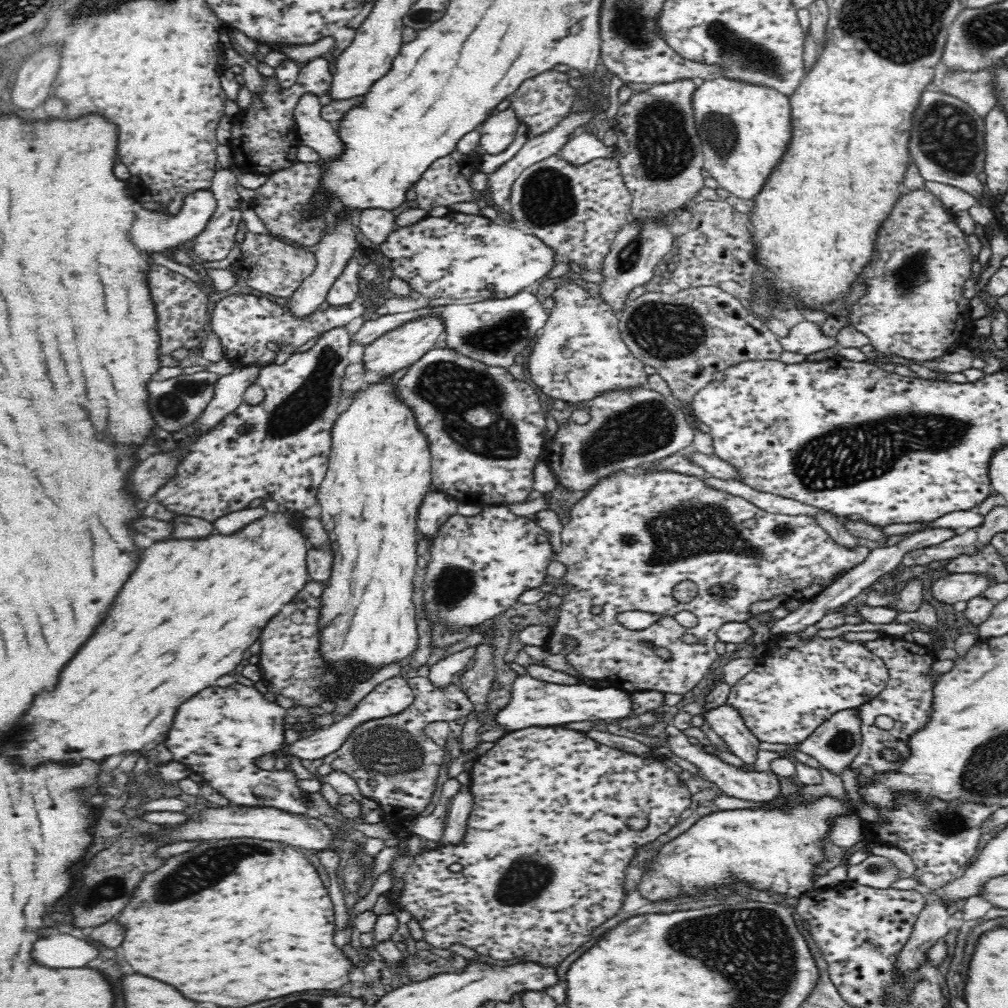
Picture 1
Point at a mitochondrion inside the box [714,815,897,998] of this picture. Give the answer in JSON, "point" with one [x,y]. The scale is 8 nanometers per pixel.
{"point":[874,869]}

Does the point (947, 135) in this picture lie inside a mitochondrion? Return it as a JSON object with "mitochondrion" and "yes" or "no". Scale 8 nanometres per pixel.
{"mitochondrion":"yes"}

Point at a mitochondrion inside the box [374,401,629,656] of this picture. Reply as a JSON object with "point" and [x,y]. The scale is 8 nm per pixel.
{"point":[452,586]}

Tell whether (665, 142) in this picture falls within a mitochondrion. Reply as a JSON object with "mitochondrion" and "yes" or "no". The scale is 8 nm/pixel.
{"mitochondrion":"yes"}

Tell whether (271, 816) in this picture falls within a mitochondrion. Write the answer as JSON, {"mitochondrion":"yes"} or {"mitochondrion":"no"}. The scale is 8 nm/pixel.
{"mitochondrion":"no"}

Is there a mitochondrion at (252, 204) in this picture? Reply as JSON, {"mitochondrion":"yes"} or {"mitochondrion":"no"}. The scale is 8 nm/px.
{"mitochondrion":"no"}

